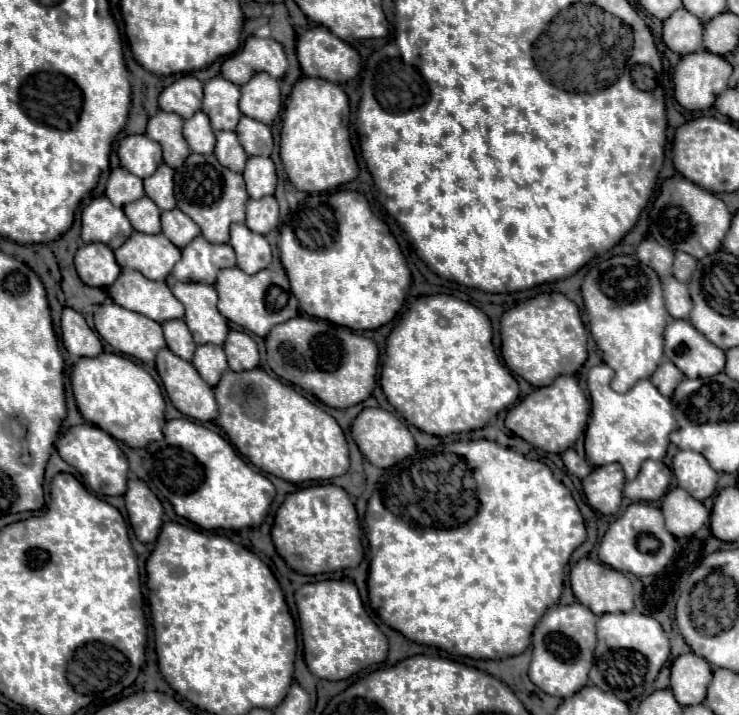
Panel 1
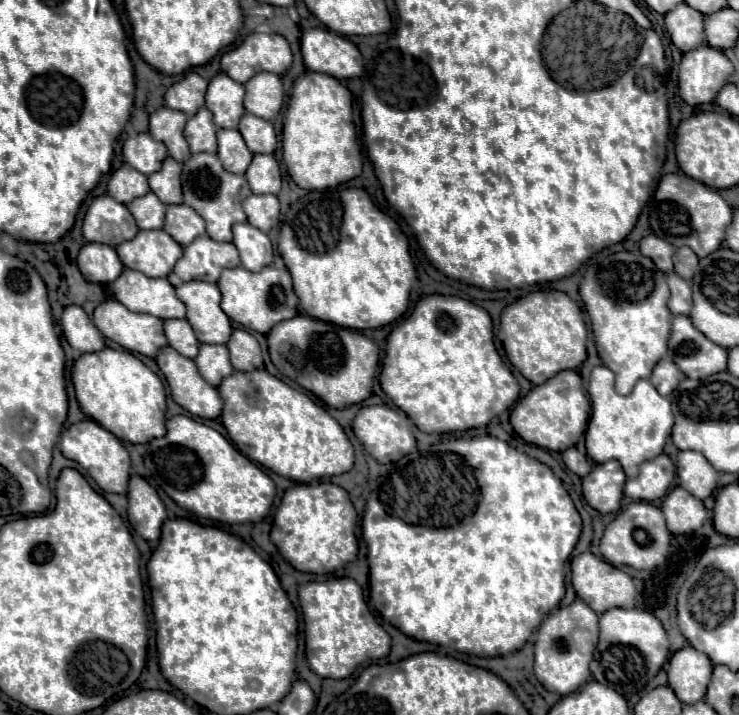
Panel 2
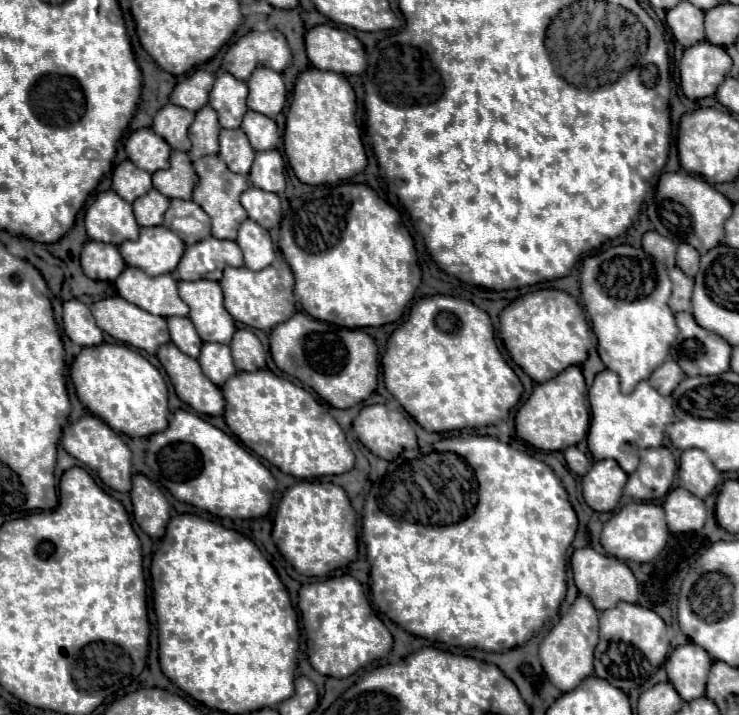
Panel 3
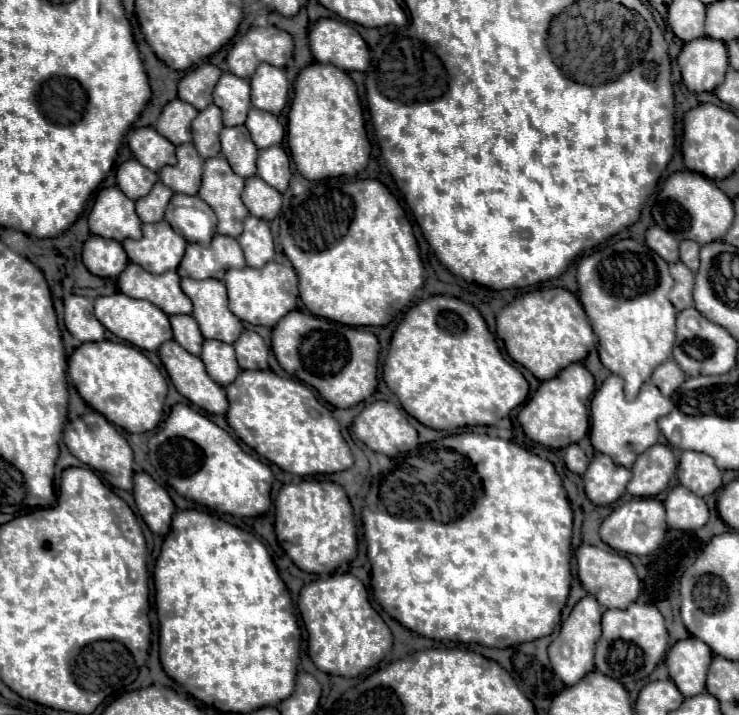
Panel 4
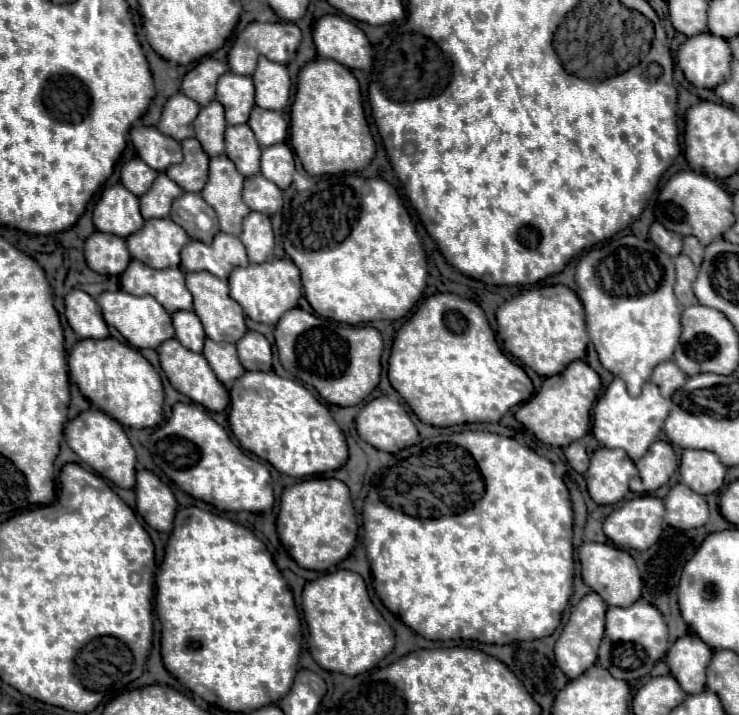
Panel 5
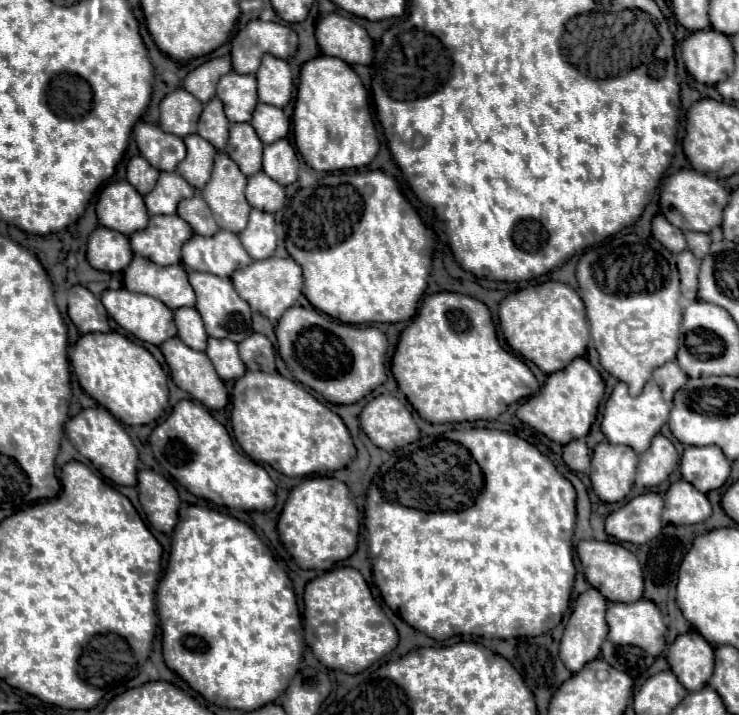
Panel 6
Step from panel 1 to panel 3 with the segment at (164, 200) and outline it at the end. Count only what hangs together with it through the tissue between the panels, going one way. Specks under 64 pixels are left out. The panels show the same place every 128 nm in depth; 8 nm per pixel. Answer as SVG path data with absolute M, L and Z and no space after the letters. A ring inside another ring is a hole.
M184 152L170 154L170 168L152 174L154 188L166 198L192 198L192 184L196 184L196 174L192 172L192 162Z

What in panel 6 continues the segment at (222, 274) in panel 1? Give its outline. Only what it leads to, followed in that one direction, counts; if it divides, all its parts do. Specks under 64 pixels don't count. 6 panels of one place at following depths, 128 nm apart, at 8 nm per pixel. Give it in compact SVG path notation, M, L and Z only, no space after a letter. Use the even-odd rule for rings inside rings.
M272 256L266 260L256 260L248 268L238 268L232 274L232 284L254 312L276 322L302 294L302 268L292 258Z

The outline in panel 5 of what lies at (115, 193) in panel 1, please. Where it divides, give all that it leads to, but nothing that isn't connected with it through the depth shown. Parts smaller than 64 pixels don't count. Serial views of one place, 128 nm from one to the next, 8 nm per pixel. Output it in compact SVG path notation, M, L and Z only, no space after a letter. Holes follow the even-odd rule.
M132 158L130 162L126 162L120 170L120 182L136 196L142 196L150 190L152 182L156 180L158 172L148 168L140 158Z

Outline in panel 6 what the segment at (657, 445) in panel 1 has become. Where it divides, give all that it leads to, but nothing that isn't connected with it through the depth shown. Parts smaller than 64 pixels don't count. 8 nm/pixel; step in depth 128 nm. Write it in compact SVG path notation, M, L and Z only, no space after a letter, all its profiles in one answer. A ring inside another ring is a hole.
M652 380L646 382L642 394L638 394L638 396L630 396L628 386L624 382L618 382L614 386L608 402L604 404L600 428L610 444L626 444L636 454L642 454L648 450L648 444L652 442L652 438L660 432L662 424L668 420L668 414L670 414L670 404L662 398L660 388L656 388L656 384L652 384Z

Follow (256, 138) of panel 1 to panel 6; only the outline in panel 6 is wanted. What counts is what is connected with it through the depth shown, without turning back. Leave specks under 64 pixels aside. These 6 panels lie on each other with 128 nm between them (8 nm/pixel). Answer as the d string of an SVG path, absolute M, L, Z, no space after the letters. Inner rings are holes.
M258 104L250 124L264 144L286 138L290 132L290 120L282 112L282 108L272 108L270 104Z

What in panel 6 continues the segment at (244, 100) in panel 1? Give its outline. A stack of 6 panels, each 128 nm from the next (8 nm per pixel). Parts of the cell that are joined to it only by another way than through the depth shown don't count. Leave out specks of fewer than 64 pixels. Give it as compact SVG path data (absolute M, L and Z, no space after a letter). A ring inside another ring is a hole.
M264 56L258 72L258 100L284 108L292 98L292 72L286 60Z

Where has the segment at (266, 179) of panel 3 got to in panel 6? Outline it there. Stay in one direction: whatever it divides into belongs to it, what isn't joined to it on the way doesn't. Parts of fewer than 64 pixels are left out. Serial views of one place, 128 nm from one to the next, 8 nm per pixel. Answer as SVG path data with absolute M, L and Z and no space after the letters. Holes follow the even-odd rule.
M288 140L264 146L262 170L282 186L292 184L298 178L298 158Z

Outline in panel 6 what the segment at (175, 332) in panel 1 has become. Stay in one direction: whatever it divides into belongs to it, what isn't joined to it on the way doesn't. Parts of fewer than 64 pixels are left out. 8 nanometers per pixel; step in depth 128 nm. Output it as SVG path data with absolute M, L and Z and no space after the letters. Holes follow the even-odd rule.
M178 308L174 310L174 322L178 326L178 338L192 350L206 350L208 334L204 330L202 318L196 308Z

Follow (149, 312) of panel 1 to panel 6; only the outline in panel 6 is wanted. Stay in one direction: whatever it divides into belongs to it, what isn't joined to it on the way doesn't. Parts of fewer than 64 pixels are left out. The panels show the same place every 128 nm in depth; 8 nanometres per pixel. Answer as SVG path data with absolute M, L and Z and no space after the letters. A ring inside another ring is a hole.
M134 256L130 266L124 270L124 288L154 296L172 310L194 306L196 302L182 264L158 266L150 260L144 260L142 256Z

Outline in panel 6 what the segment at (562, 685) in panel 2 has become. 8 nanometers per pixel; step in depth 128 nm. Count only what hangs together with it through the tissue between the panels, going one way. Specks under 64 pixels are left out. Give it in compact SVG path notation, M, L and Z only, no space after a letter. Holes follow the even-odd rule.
M590 588L584 594L580 594L574 604L574 612L572 612L572 616L564 628L564 636L560 640L560 660L572 674L580 672L584 668L584 664L588 664L600 656L600 646L608 634L608 624L604 620L606 604L608 602L604 600L604 596L600 596L600 592L596 592L596 588Z

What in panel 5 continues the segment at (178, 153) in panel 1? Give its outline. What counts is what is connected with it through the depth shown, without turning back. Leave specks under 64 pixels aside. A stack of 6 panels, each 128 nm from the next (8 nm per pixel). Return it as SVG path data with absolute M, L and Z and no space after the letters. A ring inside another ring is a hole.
M178 92L172 98L168 98L168 102L162 110L162 118L156 128L164 136L170 136L178 142L184 138L192 138L194 136L192 122L198 116L198 110L200 110L200 106L194 100L190 100L182 92Z

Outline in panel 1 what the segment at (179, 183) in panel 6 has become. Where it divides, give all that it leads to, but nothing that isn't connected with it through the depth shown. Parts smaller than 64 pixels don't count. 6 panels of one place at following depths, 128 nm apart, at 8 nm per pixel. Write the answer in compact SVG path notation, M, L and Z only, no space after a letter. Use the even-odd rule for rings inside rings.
M148 196L126 204L124 214L128 216L134 230L144 232L144 234L160 232L160 208Z

